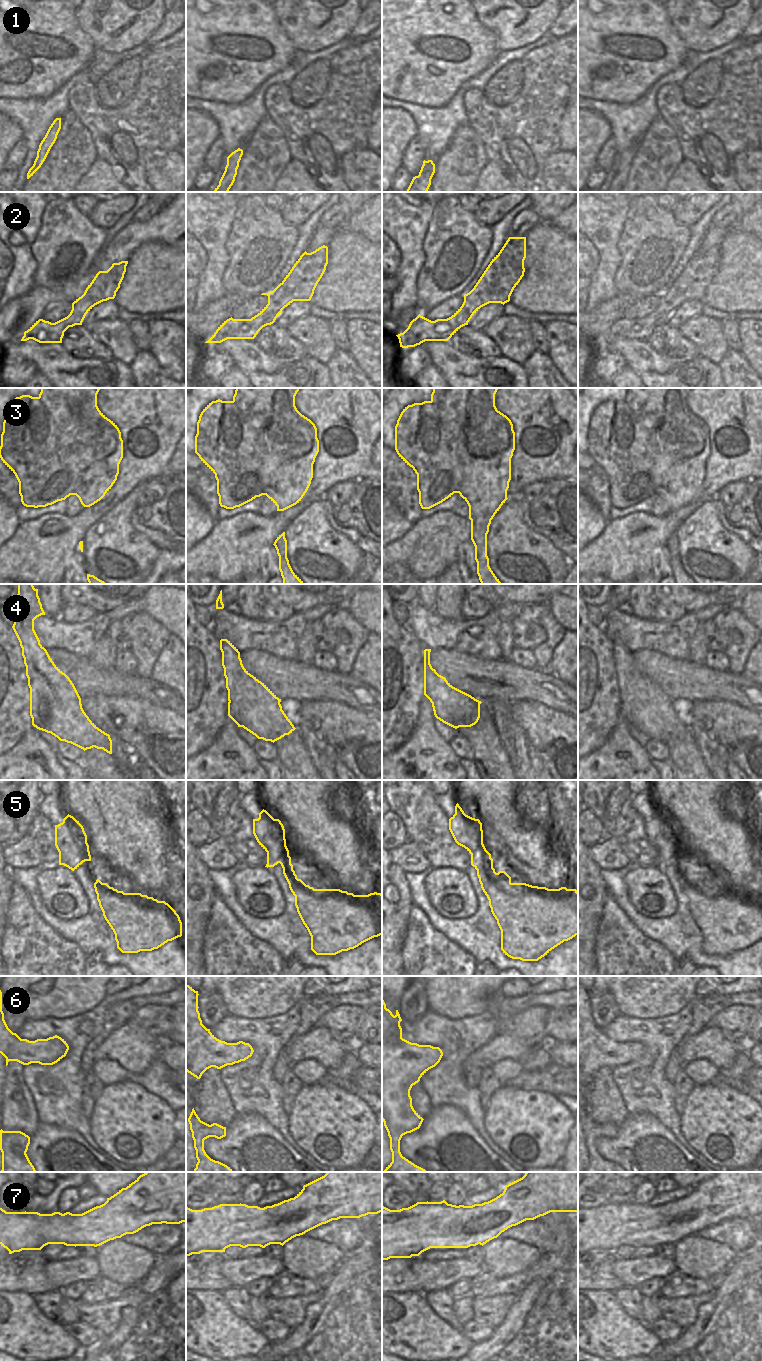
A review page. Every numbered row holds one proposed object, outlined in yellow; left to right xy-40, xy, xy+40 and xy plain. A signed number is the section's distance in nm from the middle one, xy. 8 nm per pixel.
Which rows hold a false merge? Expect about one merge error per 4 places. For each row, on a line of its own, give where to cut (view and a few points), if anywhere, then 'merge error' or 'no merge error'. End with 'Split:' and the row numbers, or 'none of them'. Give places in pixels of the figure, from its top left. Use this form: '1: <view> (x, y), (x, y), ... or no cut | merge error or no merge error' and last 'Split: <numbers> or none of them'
1: no cut | no merge error
2: no cut | no merge error
3: xy (233, 400), (266, 440), (298, 456), (273, 474), (265, 494) | merge error
4: xy (228, 702), (229, 716) | merge error
5: no cut | no merge error
6: no cut | no merge error
7: no cut | no merge error
Split: 3, 4

